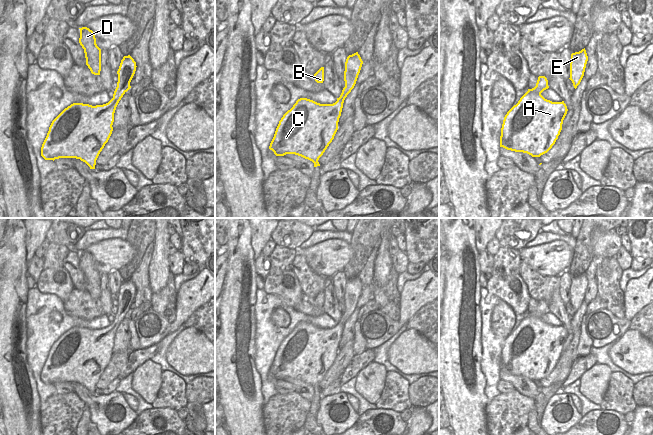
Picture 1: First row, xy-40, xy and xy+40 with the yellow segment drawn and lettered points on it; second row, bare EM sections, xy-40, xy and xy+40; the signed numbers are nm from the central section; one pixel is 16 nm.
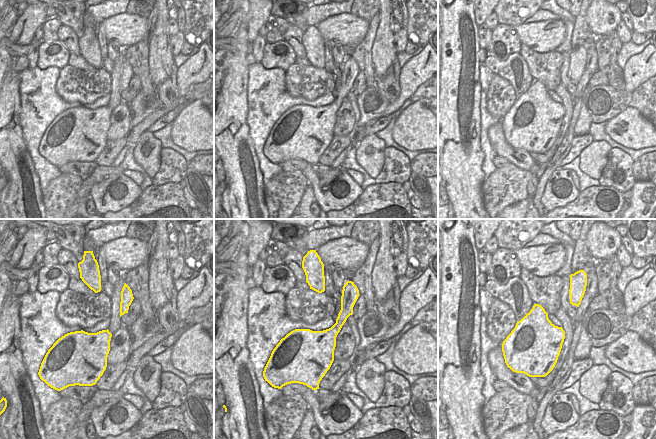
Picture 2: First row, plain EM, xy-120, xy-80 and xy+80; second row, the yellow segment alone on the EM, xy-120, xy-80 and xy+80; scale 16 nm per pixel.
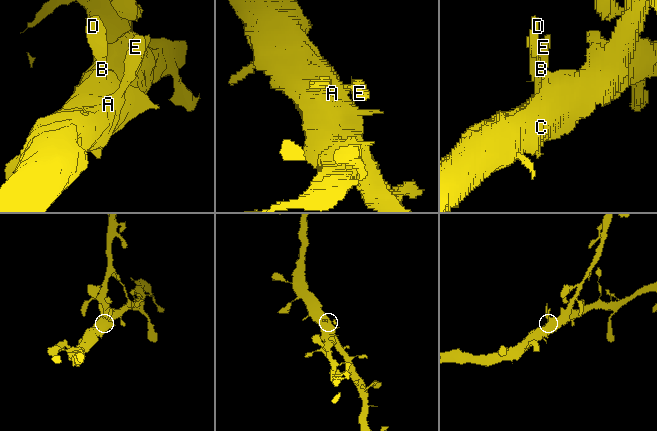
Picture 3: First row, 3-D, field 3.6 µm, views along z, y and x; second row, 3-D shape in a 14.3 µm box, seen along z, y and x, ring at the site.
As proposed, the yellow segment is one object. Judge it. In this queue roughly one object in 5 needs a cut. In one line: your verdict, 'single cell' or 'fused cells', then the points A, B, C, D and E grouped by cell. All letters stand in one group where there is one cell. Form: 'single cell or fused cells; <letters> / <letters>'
single cell; A B C D E

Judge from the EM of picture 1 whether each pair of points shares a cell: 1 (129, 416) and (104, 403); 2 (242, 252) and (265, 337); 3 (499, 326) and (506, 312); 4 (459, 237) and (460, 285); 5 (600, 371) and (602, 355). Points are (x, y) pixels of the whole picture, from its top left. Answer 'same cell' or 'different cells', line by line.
1: same cell
2: different cells
3: same cell
4: same cell
5: different cells

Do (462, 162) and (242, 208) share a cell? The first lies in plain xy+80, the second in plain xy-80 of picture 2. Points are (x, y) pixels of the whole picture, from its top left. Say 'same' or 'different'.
same

